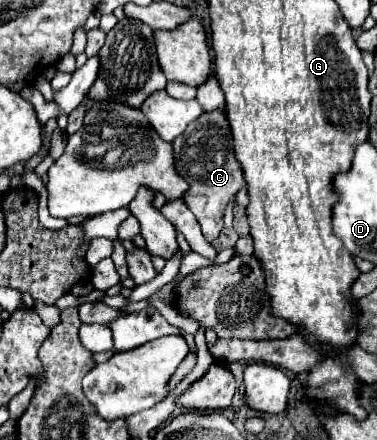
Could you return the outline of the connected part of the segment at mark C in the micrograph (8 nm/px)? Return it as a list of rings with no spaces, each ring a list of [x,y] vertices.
[[[222,111],[202,113],[194,123],[190,123],[190,127],[186,127],[182,135],[174,139],[172,145],[174,145],[174,167],[178,175],[182,175],[184,181],[188,181],[190,185],[184,195],[184,203],[200,223],[206,241],[212,243],[218,239],[224,227],[222,223],[224,209],[244,185],[244,173],[234,157],[232,133],[226,115]]]

